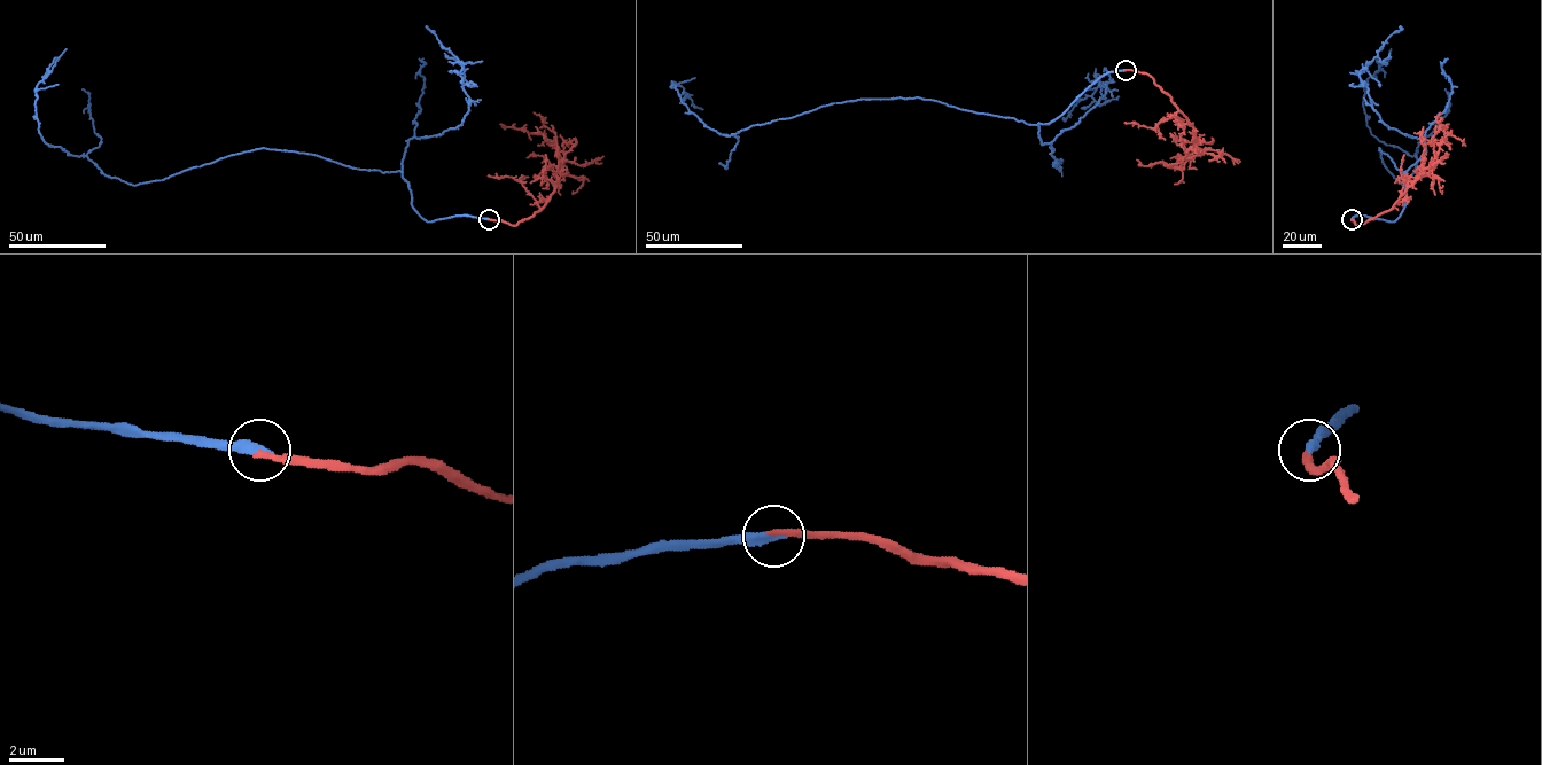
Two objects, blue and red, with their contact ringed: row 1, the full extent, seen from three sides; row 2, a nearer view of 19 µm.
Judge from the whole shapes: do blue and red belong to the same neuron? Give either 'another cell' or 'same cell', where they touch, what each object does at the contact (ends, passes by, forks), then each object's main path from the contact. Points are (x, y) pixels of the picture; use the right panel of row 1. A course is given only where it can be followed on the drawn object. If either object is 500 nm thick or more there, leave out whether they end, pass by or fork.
same cell; place (1352, 219); blue ends; red ends; course blue (1352, 219), (1406, 205), (1407, 171), (1379, 148), (1403, 185), (1417, 162), (1368, 126), (1367, 79), (1391, 48); course red (1352, 219), (1360, 225), (1393, 207), (1437, 157), (1439, 143), (1450, 134), (1441, 124)

